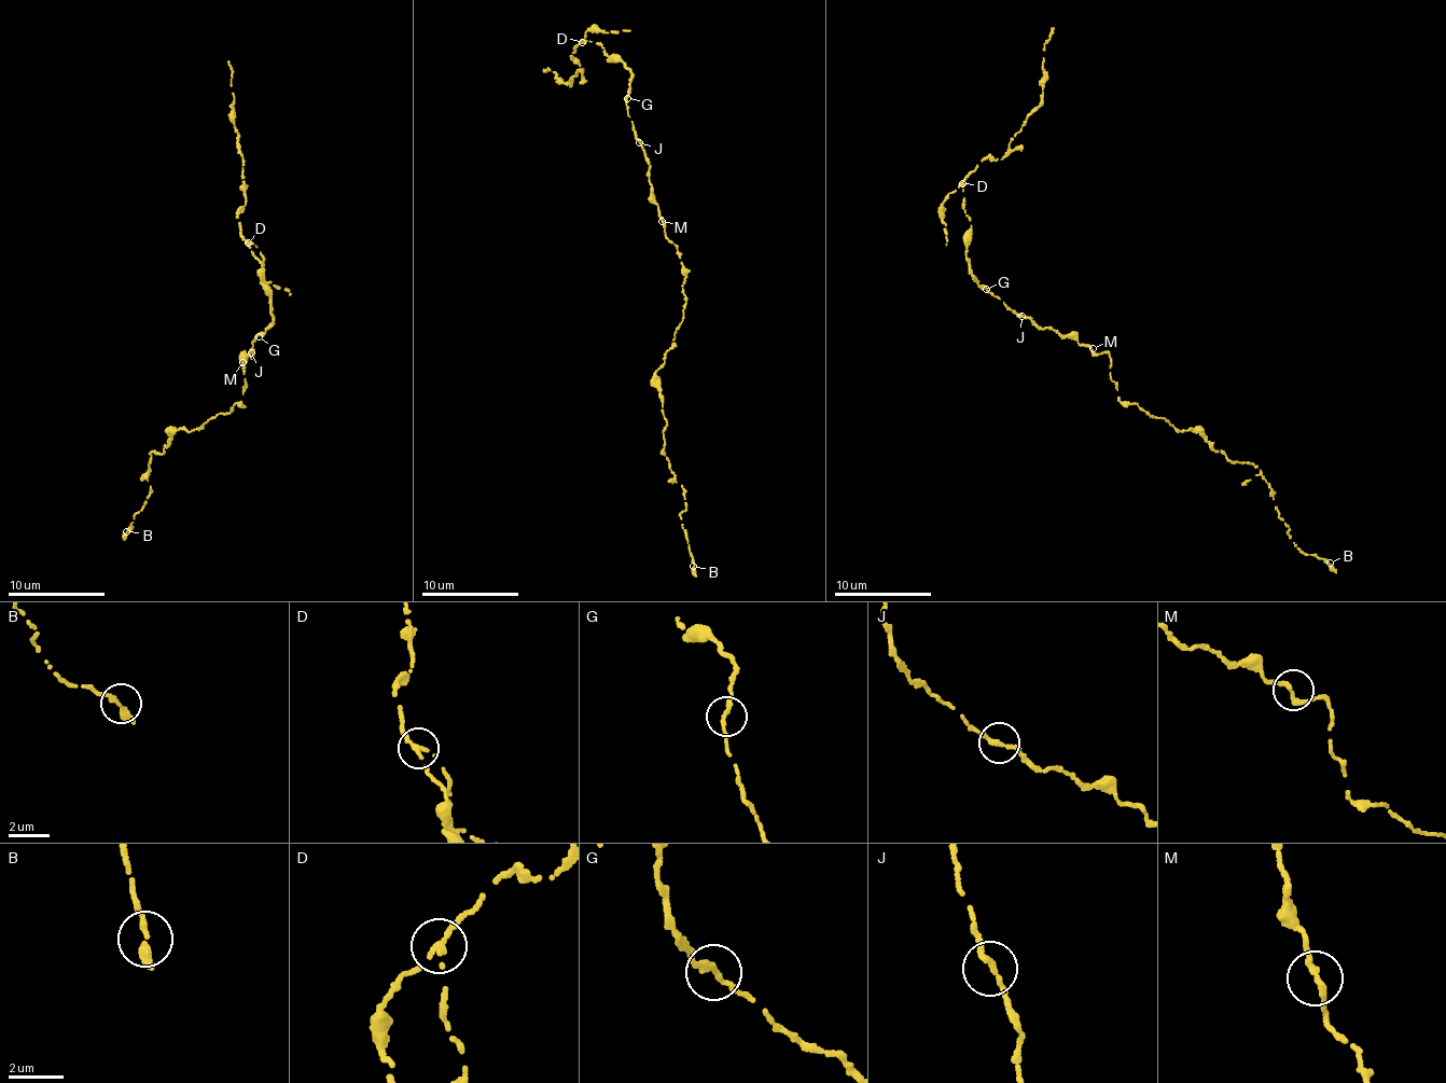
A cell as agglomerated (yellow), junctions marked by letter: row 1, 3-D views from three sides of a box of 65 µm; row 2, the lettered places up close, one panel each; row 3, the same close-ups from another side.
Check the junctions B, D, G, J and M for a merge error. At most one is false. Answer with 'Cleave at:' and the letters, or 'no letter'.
Cleave at: D

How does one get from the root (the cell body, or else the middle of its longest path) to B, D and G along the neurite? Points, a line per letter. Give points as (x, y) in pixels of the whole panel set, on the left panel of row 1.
B: (244, 362), (239, 405), (198, 428), (172, 432), (163, 453), (151, 452), (149, 496), (126, 531)
D: (244, 362), (253, 355), (252, 343), (273, 321), (262, 253), (248, 243)
G: (244, 362), (247, 355), (253, 357), (253, 351), (250, 351), (252, 343), (259, 336)

